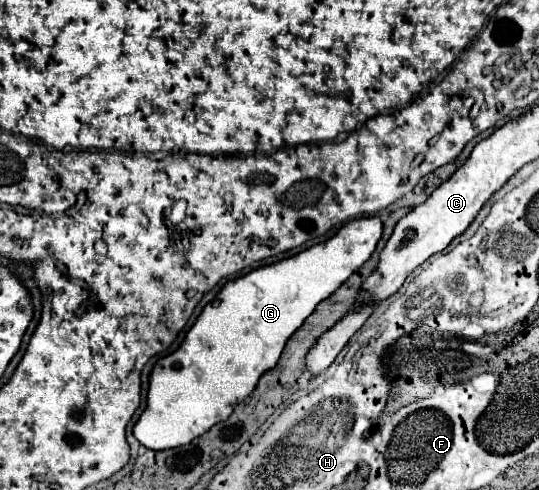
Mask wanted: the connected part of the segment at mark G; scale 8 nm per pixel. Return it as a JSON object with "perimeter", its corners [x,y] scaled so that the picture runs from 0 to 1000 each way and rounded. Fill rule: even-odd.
{"perimeter":[[[670,443],[640,455],[614,488],[588,496],[544,524],[514,533],[506,541],[481,545],[436,573],[425,573],[406,602],[377,631],[362,663],[347,676],[347,696],[336,708],[295,733],[276,769],[273,835],[247,871],[250,896],[284,920],[321,916],[347,908],[362,892],[388,880],[399,863],[417,859],[440,822],[447,822],[477,786],[484,761],[506,753],[532,700],[532,692],[562,663],[562,655],[584,635],[584,627],[629,590],[636,573],[651,565],[696,512],[699,492],[711,480],[711,455],[703,443]]]}

